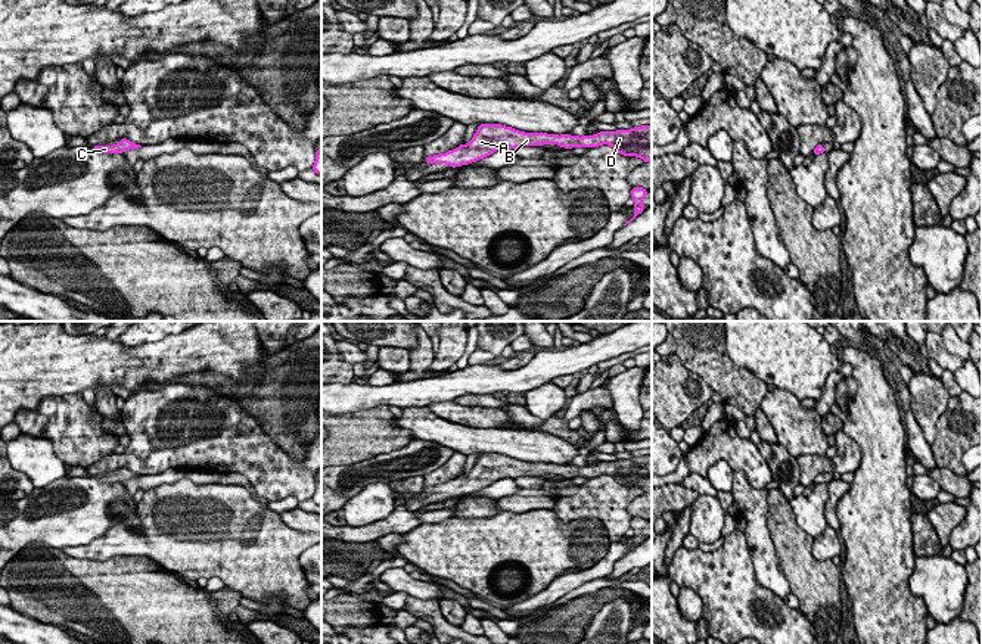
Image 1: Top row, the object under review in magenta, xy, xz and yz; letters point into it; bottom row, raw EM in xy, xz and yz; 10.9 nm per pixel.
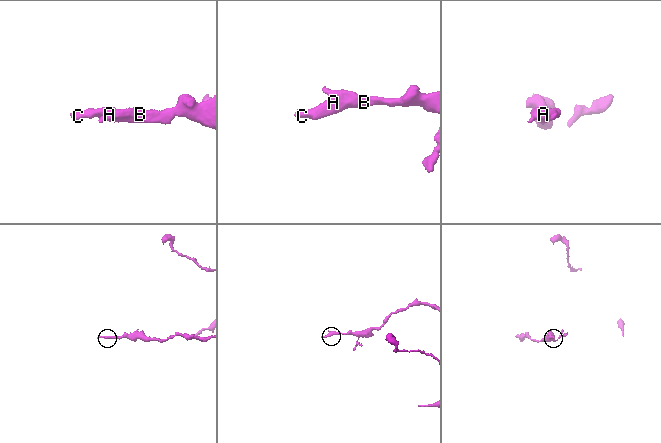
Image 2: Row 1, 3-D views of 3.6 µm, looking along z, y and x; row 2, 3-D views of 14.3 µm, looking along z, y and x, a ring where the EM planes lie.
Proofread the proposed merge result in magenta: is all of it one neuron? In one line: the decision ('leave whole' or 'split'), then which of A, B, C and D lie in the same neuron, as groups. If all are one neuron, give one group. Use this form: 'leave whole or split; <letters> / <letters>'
leave whole; A B C D

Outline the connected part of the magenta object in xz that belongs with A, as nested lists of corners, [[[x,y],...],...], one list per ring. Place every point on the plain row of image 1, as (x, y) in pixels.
[[[479,454],[467,475],[445,483],[425,488],[425,494],[447,494],[451,498],[467,495],[492,485],[500,479],[516,479],[520,476],[557,475],[563,479],[612,476],[624,486],[641,488],[652,492],[652,454],[630,460],[600,461],[594,466],[525,463],[501,454]]]

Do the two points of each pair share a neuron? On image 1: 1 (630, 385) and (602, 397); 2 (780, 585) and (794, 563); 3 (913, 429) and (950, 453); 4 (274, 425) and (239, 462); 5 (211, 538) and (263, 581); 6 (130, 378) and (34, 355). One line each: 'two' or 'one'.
1: two
2: two
3: two
4: two
5: one
6: one

